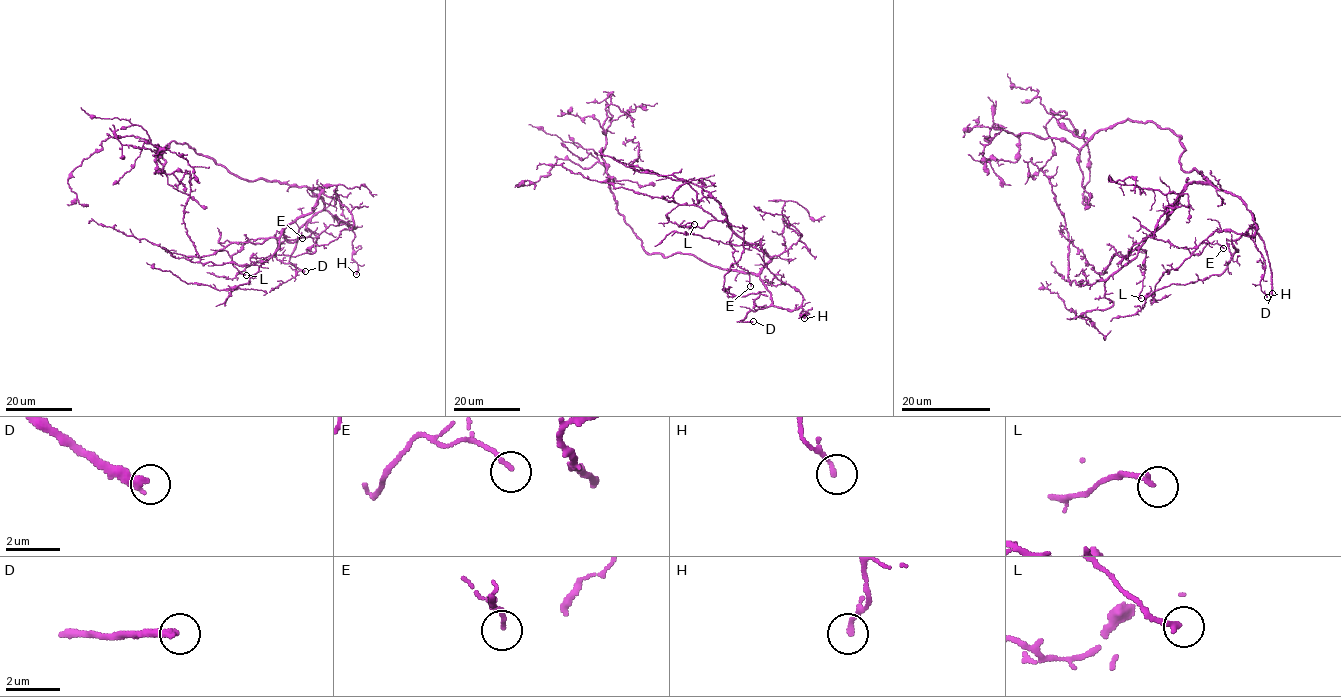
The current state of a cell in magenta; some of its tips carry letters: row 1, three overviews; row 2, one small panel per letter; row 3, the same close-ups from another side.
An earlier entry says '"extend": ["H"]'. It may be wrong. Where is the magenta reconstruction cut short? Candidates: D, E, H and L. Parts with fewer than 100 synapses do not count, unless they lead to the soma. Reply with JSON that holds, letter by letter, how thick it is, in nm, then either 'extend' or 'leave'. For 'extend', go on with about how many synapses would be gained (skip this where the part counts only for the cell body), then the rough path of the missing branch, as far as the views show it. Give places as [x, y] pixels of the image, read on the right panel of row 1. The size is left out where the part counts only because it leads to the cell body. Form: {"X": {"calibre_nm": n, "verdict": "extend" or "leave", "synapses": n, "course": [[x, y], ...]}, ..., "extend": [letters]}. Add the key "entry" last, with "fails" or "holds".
{"D": {"calibre_nm": 320, "verdict": "extend"}, "E": {"calibre_nm": 150, "verdict": "leave"}, "H": {"calibre_nm": 180, "verdict": "leave"}, "L": {"calibre_nm": 180, "verdict": "leave"}, "extend": ["D"], "entry": "fails"}

